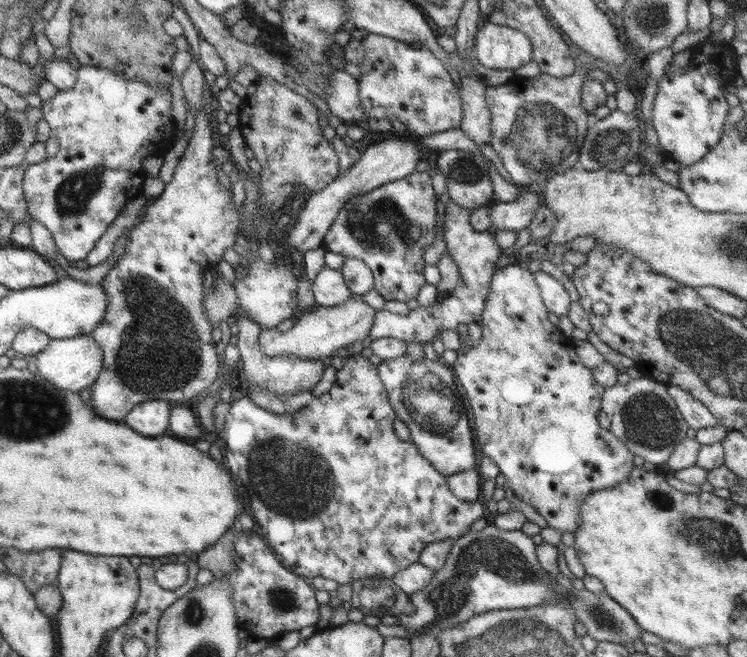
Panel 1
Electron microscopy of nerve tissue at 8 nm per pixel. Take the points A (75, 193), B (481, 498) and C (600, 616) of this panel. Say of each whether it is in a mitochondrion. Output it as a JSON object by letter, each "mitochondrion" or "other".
{"A":"mitochondrion","B":"other","C":"mitochondrion"}

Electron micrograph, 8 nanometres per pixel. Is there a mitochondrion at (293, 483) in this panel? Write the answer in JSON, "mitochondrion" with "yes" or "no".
{"mitochondrion":"yes"}

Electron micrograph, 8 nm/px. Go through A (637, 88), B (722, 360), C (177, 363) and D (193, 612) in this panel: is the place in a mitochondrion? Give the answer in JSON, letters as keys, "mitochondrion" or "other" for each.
{"A":"other","B":"mitochondrion","C":"mitochondrion","D":"mitochondrion"}

